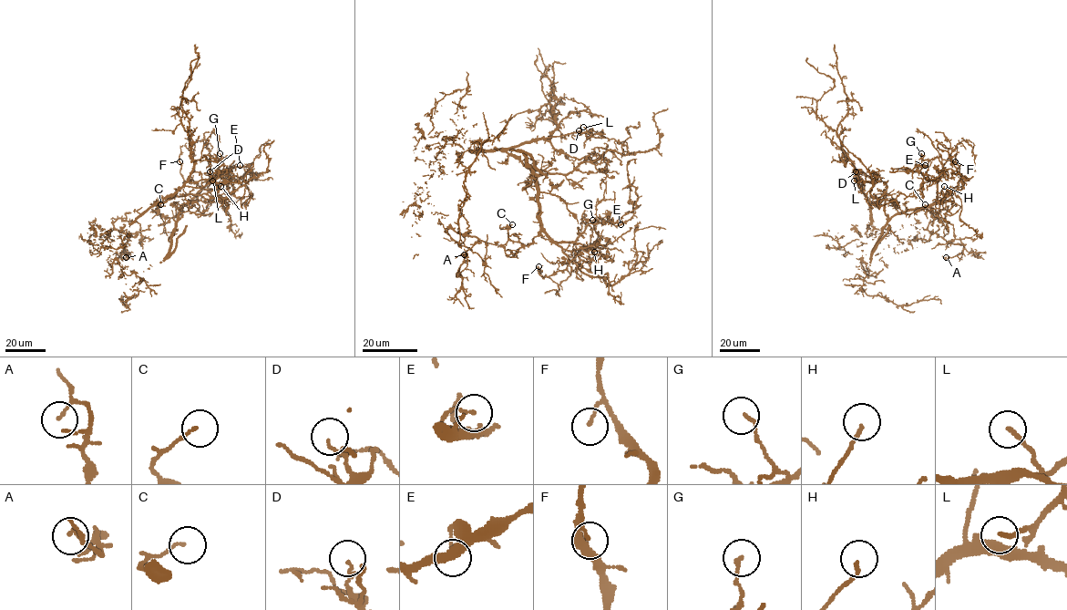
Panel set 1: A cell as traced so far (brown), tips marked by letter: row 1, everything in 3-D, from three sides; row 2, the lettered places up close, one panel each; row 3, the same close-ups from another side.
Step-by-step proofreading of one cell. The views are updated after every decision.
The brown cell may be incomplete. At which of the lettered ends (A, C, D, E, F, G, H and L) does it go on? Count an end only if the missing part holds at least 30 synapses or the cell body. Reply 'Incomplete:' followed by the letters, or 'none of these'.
Incomplete: none of these

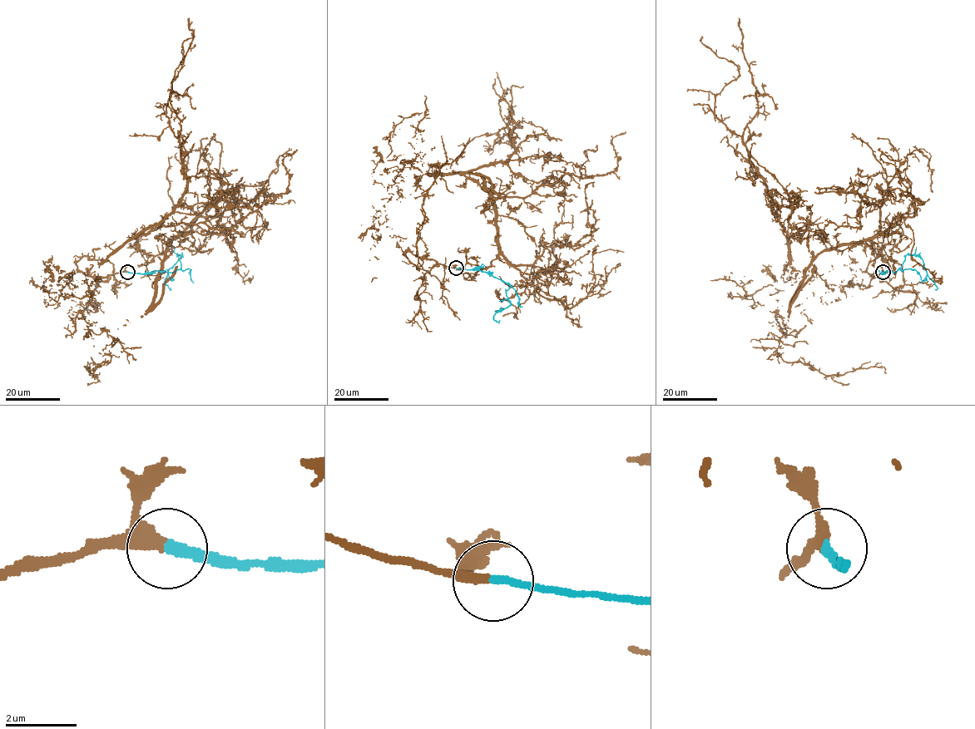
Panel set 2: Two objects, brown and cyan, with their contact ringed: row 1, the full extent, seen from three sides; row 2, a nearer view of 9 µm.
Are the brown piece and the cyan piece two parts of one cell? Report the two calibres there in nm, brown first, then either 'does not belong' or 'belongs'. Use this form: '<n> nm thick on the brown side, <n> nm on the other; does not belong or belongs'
280 nm thick on the brown side, 240 nm on the other; belongs

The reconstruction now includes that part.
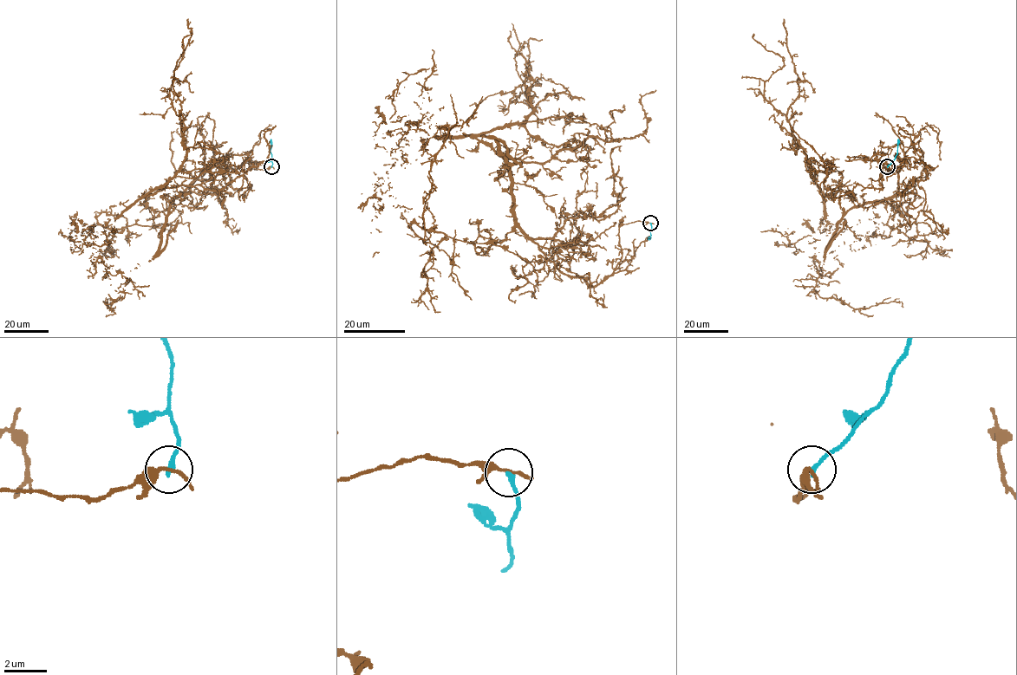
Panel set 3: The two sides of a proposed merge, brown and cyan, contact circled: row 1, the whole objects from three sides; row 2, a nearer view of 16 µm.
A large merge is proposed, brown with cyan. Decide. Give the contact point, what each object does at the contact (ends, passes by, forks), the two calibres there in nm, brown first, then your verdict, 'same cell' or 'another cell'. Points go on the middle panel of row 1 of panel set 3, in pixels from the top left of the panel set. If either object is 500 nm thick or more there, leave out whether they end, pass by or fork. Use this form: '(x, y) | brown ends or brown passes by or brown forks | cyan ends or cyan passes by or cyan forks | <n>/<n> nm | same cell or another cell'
(650, 223) | brown passes by | cyan ends | 160/220 nm | another cell

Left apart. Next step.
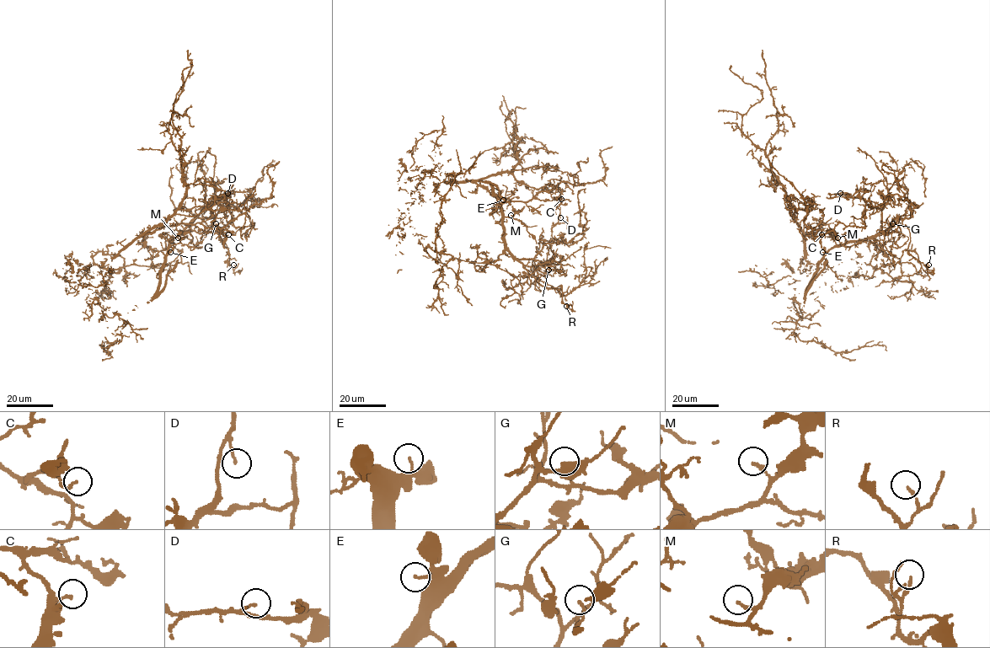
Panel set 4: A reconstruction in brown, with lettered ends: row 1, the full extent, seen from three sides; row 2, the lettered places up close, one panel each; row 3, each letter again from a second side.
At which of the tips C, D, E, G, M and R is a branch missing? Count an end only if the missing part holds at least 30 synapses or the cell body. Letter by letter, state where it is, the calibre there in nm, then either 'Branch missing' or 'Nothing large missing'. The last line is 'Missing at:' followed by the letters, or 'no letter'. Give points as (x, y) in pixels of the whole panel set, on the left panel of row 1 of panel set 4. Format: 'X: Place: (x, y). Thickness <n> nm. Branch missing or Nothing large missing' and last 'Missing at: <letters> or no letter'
C: Place: (228, 234). Thickness 110 nm. Nothing large missing
D: Place: (227, 193). Thickness 110 nm. Nothing large missing
E: Place: (170, 252). Thickness 130 nm. Branch missing
G: Place: (216, 223). Thickness 130 nm. Nothing large missing
M: Place: (178, 238). Thickness 140 nm. Nothing large missing
R: Place: (233, 265). Thickness 130 nm. Nothing large missing
Missing at: E

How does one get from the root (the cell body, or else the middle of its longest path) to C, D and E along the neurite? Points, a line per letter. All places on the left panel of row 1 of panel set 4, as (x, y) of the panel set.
C: (157, 228), (180, 223), (200, 223), (228, 234)
D: (157, 228), (193, 224), (179, 243), (171, 245), (170, 240), (203, 208), (216, 204), (219, 197), (227, 193)
E: (157, 228), (180, 223), (195, 225), (179, 243), (168, 248), (170, 252)

